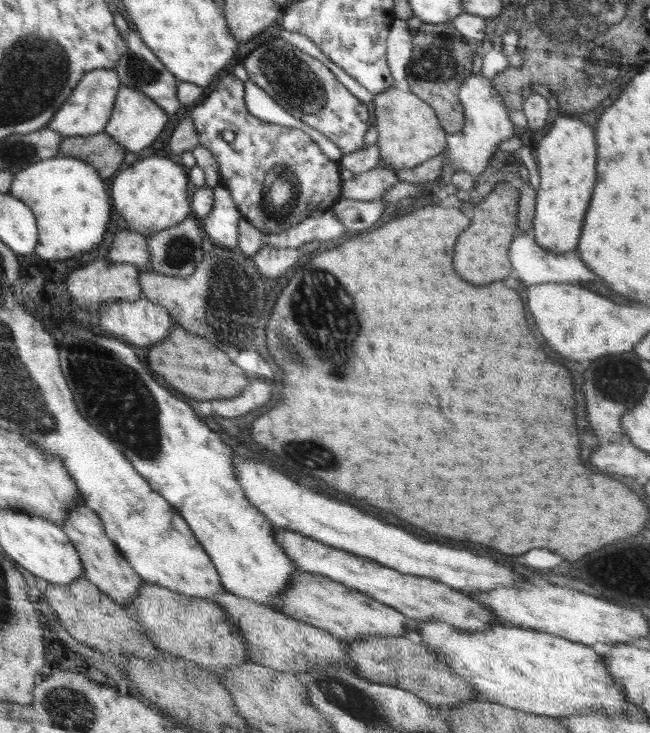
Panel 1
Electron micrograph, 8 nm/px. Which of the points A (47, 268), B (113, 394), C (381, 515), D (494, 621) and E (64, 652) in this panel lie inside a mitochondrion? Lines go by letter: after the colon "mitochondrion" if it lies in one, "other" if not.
A: other
B: mitochondrion
C: other
D: other
E: other

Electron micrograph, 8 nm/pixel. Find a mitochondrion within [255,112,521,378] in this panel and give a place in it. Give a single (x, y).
(279, 194)

